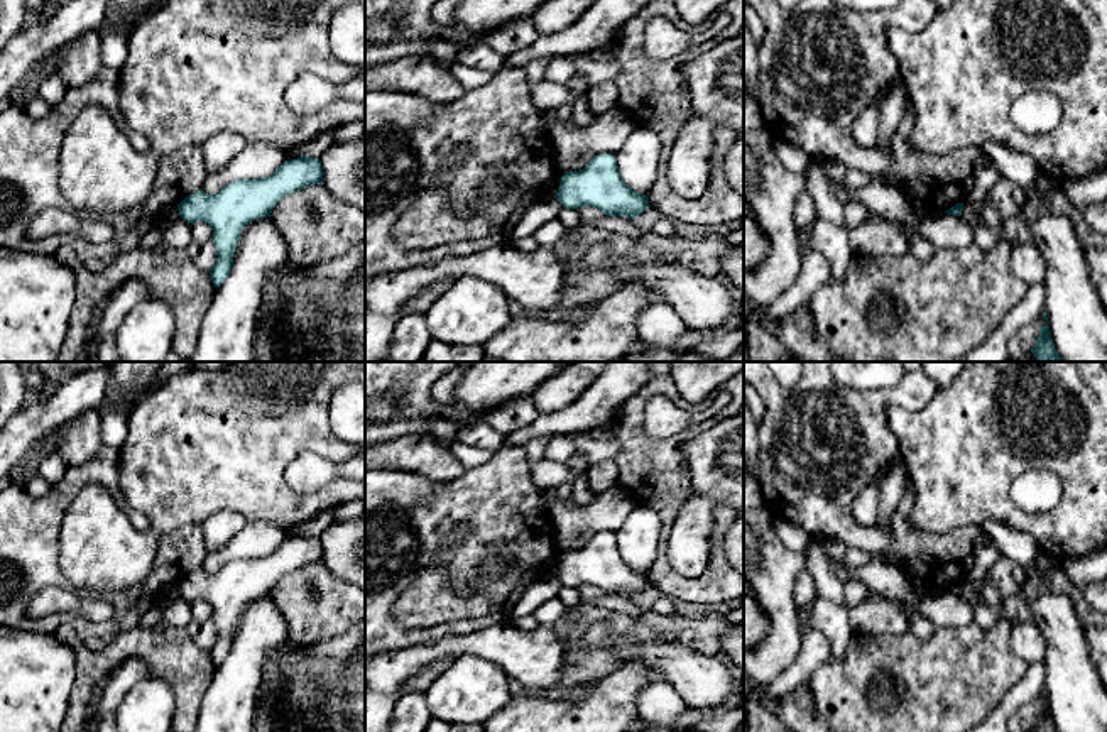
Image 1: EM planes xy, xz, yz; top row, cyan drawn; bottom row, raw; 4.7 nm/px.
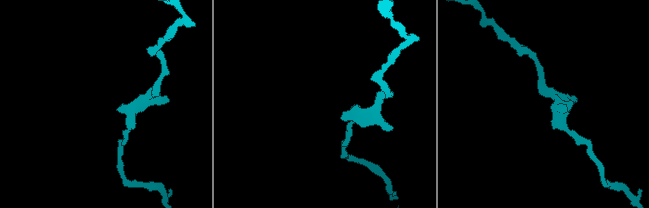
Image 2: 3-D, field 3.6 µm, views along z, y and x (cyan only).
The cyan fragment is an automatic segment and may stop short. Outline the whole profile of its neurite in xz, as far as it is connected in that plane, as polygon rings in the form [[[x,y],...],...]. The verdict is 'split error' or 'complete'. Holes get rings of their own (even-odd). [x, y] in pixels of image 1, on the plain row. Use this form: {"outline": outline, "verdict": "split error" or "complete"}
{"outline": [[[597,533],[583,548],[564,551],[554,576],[563,587],[593,585],[607,595],[632,598],[649,583],[649,575],[624,561],[613,533]]], "verdict": "complete"}

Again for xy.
{"outline": [[[301,534],[286,539],[267,556],[237,558],[216,573],[208,573],[201,568],[186,575],[177,583],[181,597],[188,602],[204,600],[213,609],[211,619],[218,636],[210,656],[215,666],[221,664],[230,653],[245,604],[270,595],[284,575],[323,561],[321,539]]], "verdict": "complete"}

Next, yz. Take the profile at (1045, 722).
{"outline": [[[1039,705],[1039,715],[1036,724],[1031,727],[1033,732],[1058,732],[1050,713],[1050,705]]], "verdict": "complete"}

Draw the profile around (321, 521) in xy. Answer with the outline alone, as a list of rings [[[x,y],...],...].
[[[335,507],[314,514],[309,521],[297,526],[303,534],[321,538],[335,521]]]

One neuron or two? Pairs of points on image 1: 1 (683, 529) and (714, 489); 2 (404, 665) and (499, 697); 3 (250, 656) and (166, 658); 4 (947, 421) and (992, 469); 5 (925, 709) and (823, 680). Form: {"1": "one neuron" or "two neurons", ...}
{"1": "one neuron", "2": "two neurons", "3": "two neurons", "4": "one neuron", "5": "one neuron"}

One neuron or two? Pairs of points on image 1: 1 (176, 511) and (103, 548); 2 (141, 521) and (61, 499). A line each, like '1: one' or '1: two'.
1: one
2: one

